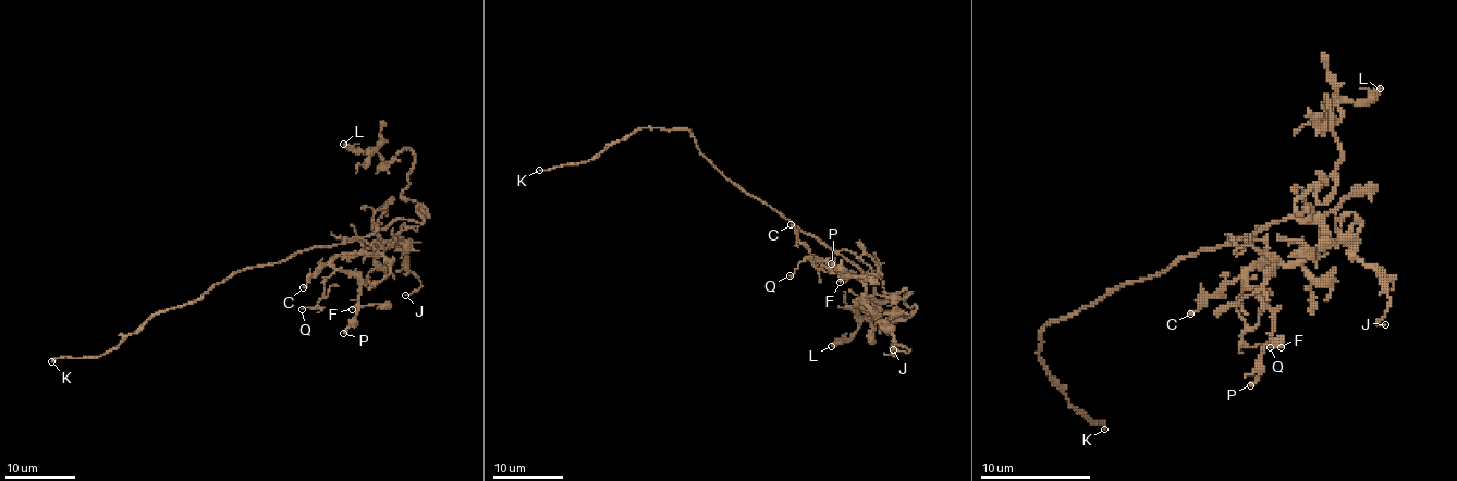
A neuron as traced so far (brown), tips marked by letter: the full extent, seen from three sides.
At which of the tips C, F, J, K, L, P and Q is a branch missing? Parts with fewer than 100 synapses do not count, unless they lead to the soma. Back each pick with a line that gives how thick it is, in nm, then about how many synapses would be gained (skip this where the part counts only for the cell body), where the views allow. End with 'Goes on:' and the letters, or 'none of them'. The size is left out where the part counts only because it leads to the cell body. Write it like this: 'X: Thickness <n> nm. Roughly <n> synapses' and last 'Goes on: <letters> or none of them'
K: Thickness 180 nm
Goes on: K

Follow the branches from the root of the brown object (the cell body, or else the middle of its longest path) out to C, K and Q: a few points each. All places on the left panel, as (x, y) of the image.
C: (328, 247), (345, 238), (357, 241), (363, 247), (357, 253), (334, 255), (303, 287)
K: (328, 247), (310, 247), (277, 263), (237, 270), (194, 301), (151, 315), (99, 356), (60, 356), (51, 361)
Q: (328, 247), (345, 238), (357, 241), (363, 247), (337, 258), (322, 298), (311, 309), (302, 309)

